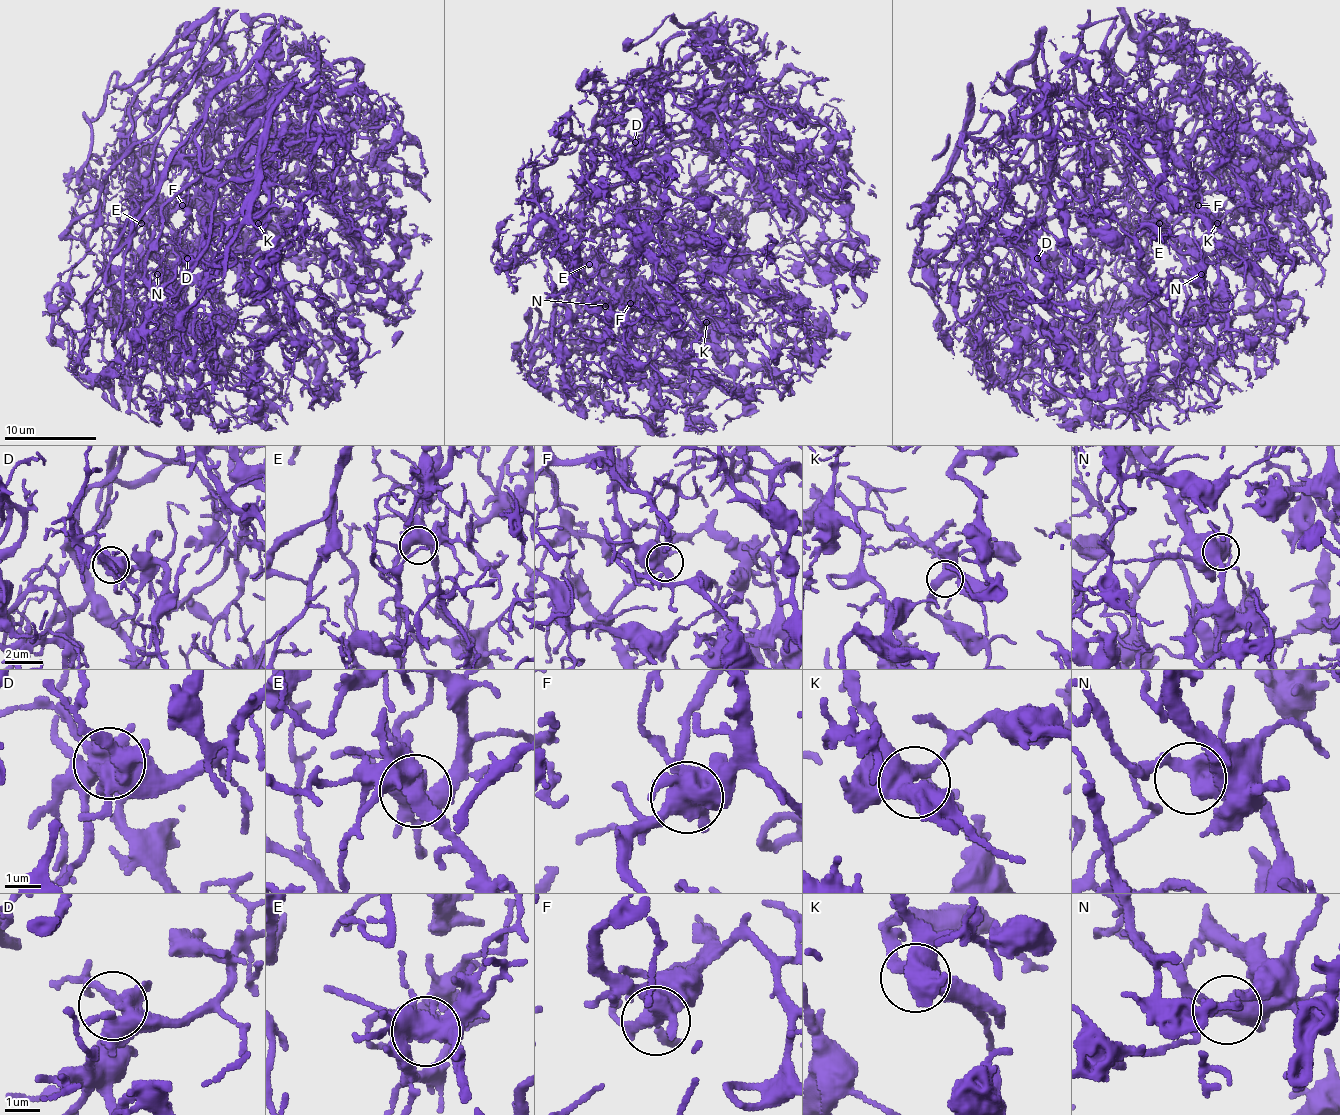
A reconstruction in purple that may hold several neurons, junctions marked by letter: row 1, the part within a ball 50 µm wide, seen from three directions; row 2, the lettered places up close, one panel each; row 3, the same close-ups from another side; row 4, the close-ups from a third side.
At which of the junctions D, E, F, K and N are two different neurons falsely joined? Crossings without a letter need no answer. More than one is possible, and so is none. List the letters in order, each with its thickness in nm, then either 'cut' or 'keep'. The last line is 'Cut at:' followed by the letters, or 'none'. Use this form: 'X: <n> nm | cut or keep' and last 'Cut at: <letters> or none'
D: 480 nm | keep
E: 500 nm | keep
F: 460 nm | keep
K: 360 nm | keep
N: 440 nm | keep
Cut at: none

